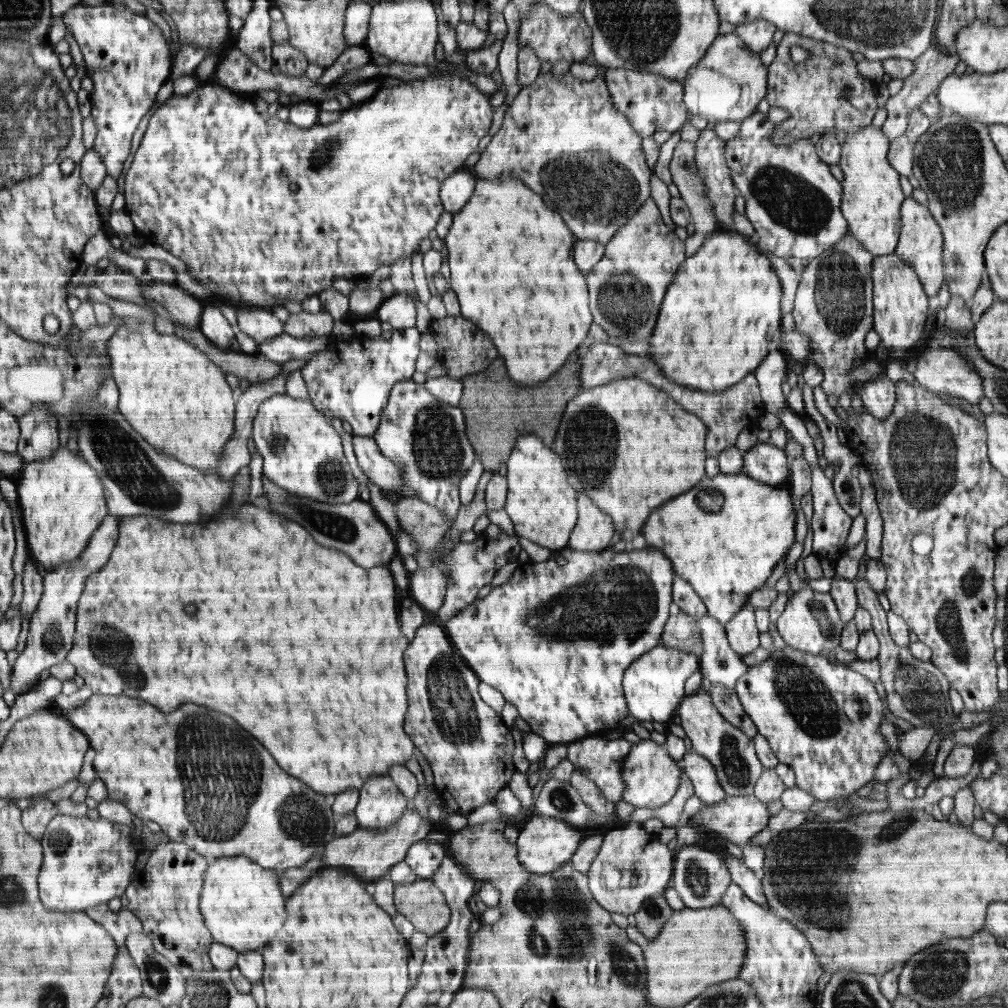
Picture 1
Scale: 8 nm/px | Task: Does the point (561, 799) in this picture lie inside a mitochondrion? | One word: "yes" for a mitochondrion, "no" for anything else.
yes

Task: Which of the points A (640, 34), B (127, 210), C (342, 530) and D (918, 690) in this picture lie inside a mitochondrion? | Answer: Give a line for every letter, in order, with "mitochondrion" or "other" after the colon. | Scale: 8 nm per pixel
A: mitochondrion
B: other
C: mitochondrion
D: mitochondrion

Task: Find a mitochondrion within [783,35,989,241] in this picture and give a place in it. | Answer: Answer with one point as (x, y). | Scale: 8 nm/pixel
(952, 161)

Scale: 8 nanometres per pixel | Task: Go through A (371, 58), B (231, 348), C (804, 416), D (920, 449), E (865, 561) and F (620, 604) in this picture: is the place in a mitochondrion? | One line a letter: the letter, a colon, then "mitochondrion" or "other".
A: other
B: other
C: other
D: mitochondrion
E: other
F: mitochondrion

